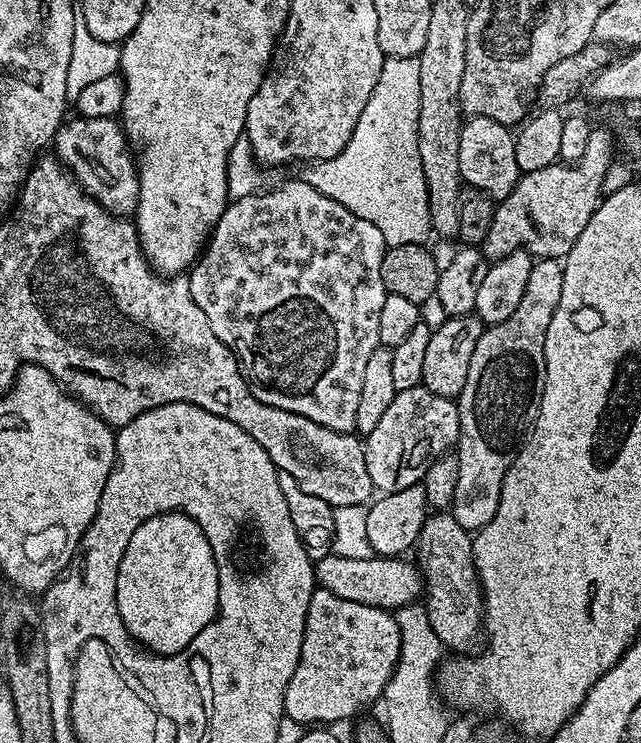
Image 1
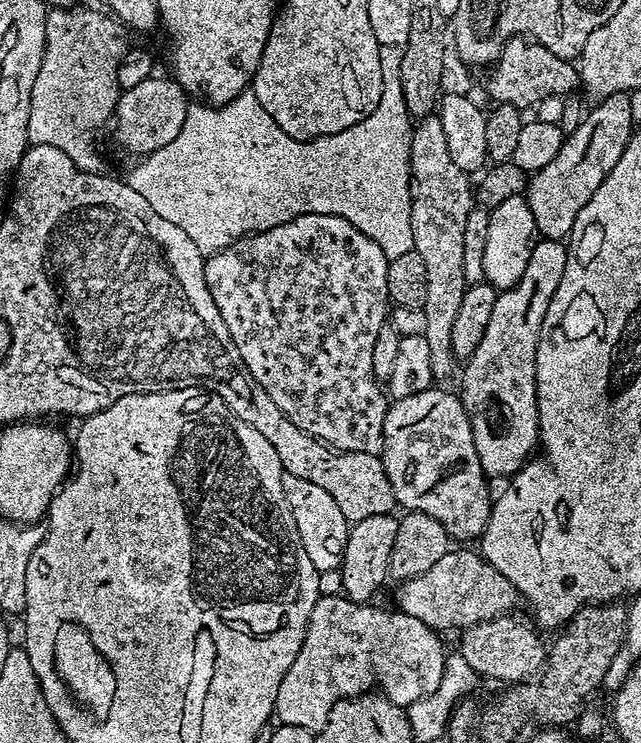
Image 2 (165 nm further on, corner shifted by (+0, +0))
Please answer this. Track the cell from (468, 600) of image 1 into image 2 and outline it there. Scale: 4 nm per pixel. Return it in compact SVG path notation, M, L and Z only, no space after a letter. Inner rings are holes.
M515 615L499 616L493 620L487 620L481 624L475 624L473 628L463 629L458 655L466 658L466 666L476 671L477 677L488 680L501 680L501 685L511 686L522 684L529 680L535 680L546 667L546 644L540 641L541 633L535 627L527 628L520 620L515 620Z

